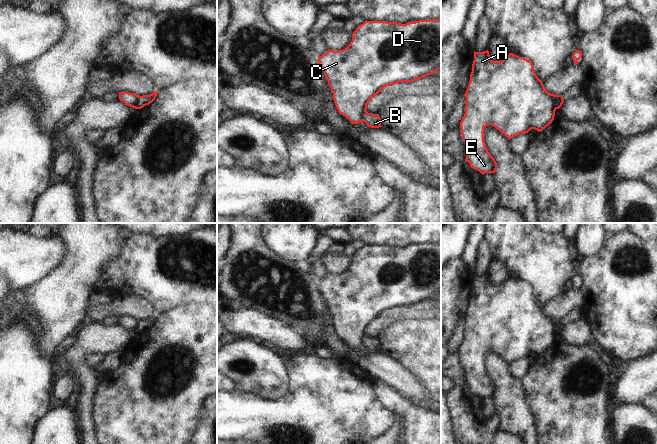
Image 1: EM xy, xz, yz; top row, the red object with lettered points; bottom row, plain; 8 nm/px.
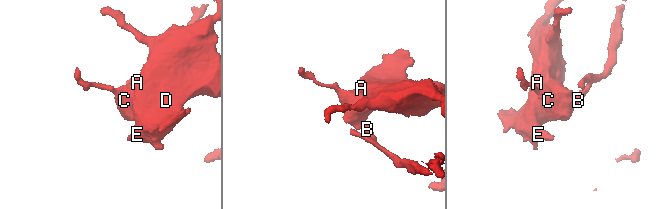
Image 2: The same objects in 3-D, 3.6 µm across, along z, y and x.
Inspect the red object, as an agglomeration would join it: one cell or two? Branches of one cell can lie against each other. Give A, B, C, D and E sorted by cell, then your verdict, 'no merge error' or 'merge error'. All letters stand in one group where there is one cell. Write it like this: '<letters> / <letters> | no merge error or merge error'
A C D E / B | merge error

